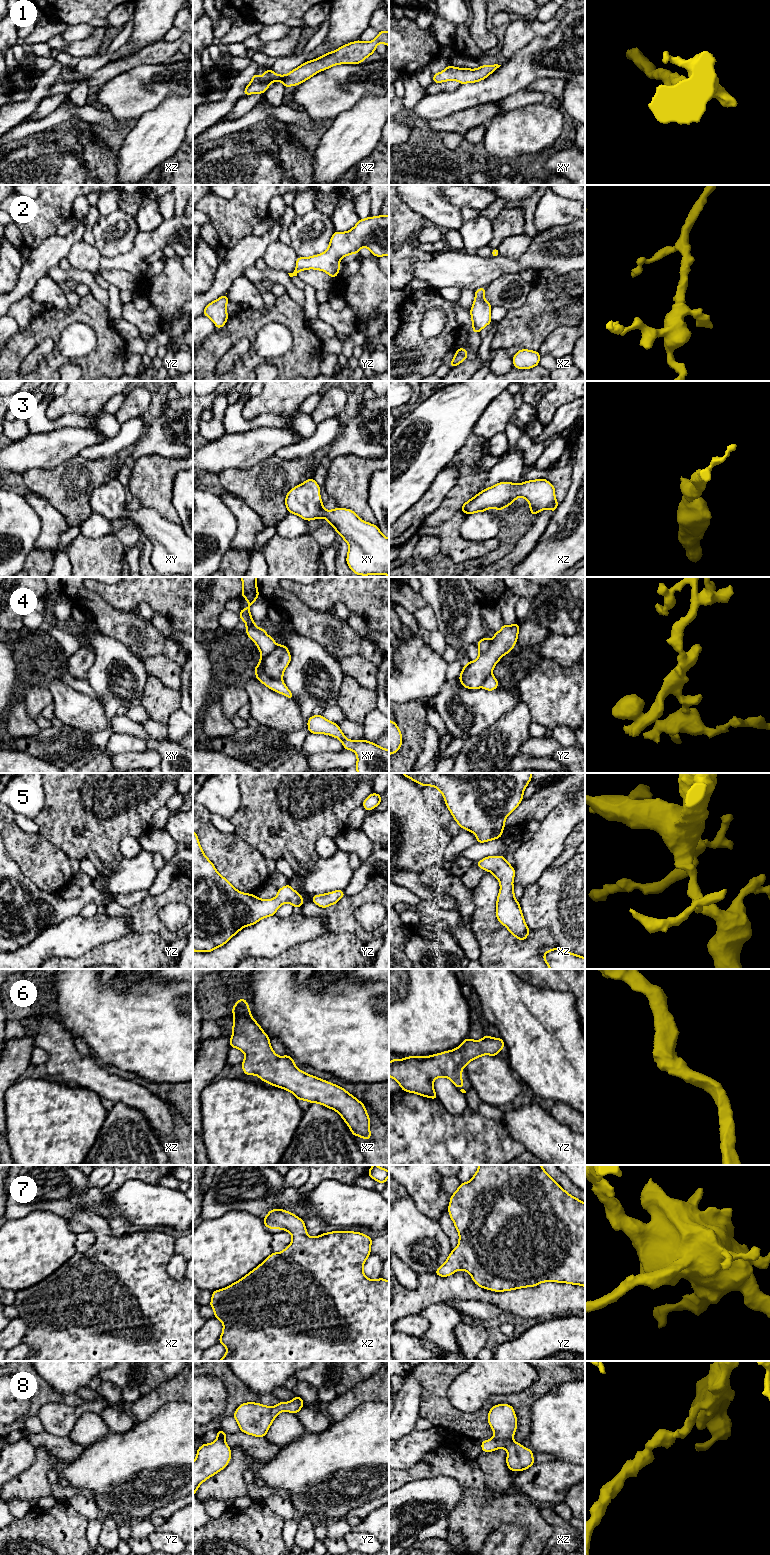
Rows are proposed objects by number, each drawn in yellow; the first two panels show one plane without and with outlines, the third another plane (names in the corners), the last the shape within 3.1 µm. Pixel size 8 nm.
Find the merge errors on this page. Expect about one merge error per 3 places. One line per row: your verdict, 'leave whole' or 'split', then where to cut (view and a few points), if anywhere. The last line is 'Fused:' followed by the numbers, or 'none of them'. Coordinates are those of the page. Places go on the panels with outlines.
1: leave whole; no cut
2: leave whole; no cut
3: leave whole; no cut
4: split; cut in xy along (277, 645), (264, 660), (264, 671), (273, 679)
5: leave whole; no cut
6: leave whole; no cut
7: leave whole; no cut
8: leave whole; no cut
Fused: 4

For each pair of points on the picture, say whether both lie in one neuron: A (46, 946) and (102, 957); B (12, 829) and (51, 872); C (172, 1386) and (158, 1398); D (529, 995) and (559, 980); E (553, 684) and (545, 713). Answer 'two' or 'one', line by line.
A: two
B: one
C: one
D: two
E: one

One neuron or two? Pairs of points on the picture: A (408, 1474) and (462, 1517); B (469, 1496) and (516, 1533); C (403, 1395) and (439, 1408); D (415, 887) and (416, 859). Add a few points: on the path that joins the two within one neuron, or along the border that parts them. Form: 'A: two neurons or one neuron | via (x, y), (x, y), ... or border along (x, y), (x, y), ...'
A: two neurons | border along (421, 1460), (429, 1467), (429, 1474), (426, 1477)
B: two neurons | border along (527, 1532), (517, 1525), (501, 1525), (486, 1539)
C: two neurons | border along (415, 1378), (421, 1386), (419, 1415)
D: two neurons | border along (399, 869), (413, 870), (419, 874)

